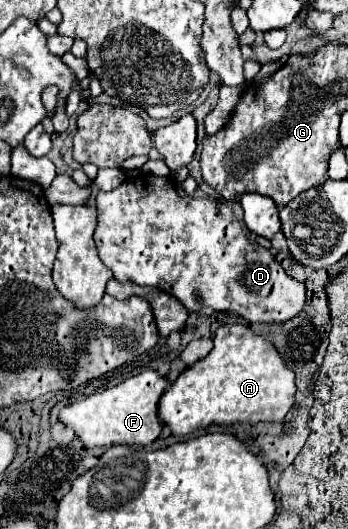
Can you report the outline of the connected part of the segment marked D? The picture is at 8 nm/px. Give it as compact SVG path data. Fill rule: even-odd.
M140 174L136 180L126 180L110 192L98 192L98 228L94 242L100 260L114 272L118 280L132 280L140 286L156 286L176 296L190 312L212 308L238 314L248 322L288 322L306 306L306 284L290 278L274 256L252 240L252 232L244 226L242 210L236 200L208 200L194 196L178 196L172 178Z

